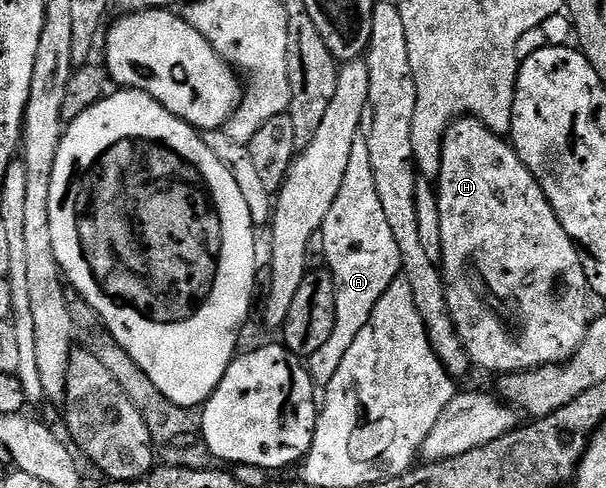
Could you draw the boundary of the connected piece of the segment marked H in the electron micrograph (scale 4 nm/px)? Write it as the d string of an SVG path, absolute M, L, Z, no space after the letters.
M469 116L465 118L455 118L453 122L447 125L446 134L442 137L442 163L440 164L440 172L436 179L436 193L438 196L438 207L440 208L440 244L442 245L440 269L442 271L442 280L446 284L448 312L452 312L452 324L456 324L456 332L468 352L471 363L473 363L477 369L479 366L482 370L491 370L494 376L501 376L504 374L521 374L523 370L535 370L538 366L557 366L567 362L582 346L588 325L588 317L586 318L586 294L588 295L588 287L586 285L586 273L582 267L582 254L580 253L579 247L575 246L574 241L568 236L568 232L564 232L564 228L552 208L552 204L544 196L540 184L532 176L530 169L520 160L520 156L515 152L513 145L511 145L503 135L492 133L492 131L487 128L485 124L479 122L477 118Z

